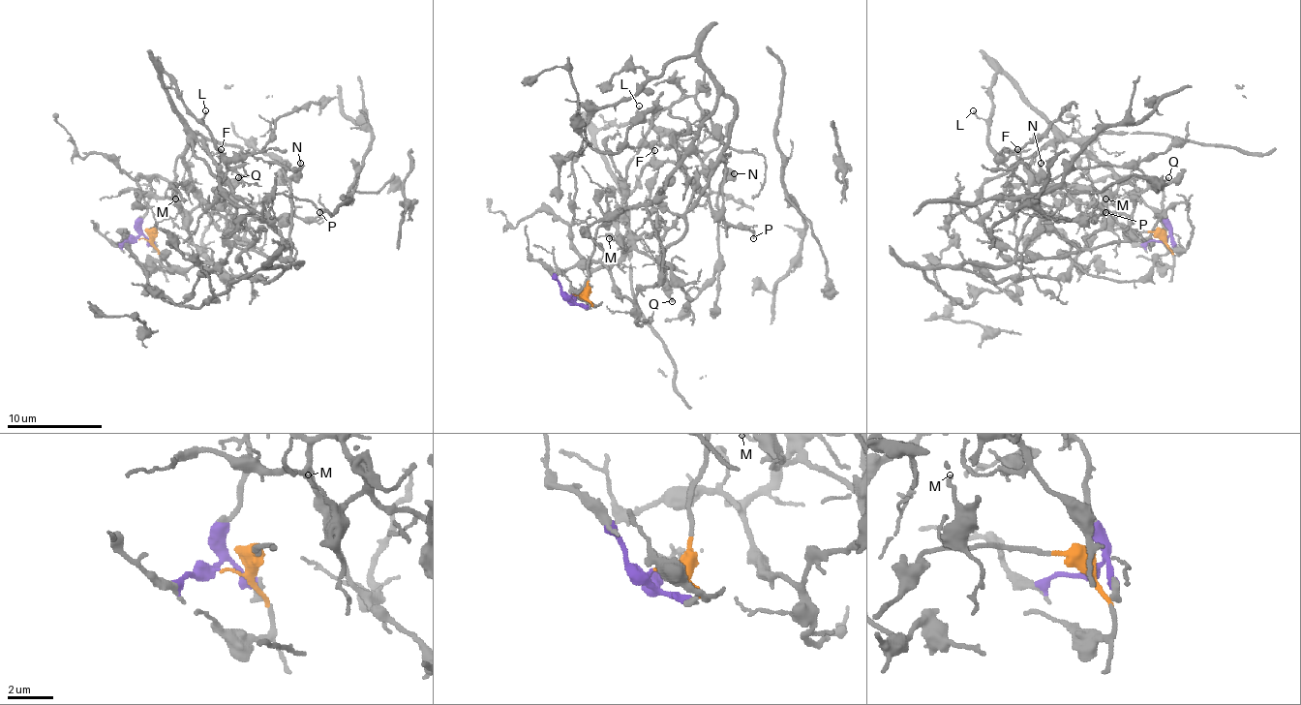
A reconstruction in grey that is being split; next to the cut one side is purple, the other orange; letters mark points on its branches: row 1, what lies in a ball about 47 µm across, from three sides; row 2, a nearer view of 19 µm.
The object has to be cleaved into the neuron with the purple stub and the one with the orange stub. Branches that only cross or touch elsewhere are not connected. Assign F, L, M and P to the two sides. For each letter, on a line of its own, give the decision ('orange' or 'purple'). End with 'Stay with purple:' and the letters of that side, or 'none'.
F: purple
L: purple
M: purple
P: purple
Stay with purple: F, L, M, P

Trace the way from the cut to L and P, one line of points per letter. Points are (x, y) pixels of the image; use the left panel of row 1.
L: (136, 239), (151, 179), (189, 177), (192, 129), (161, 75), (194, 115), (201, 120), (206, 110)
P: (136, 239), (151, 179), (187, 179), (192, 141), (201, 141), (215, 172), (260, 217), (320, 212)

